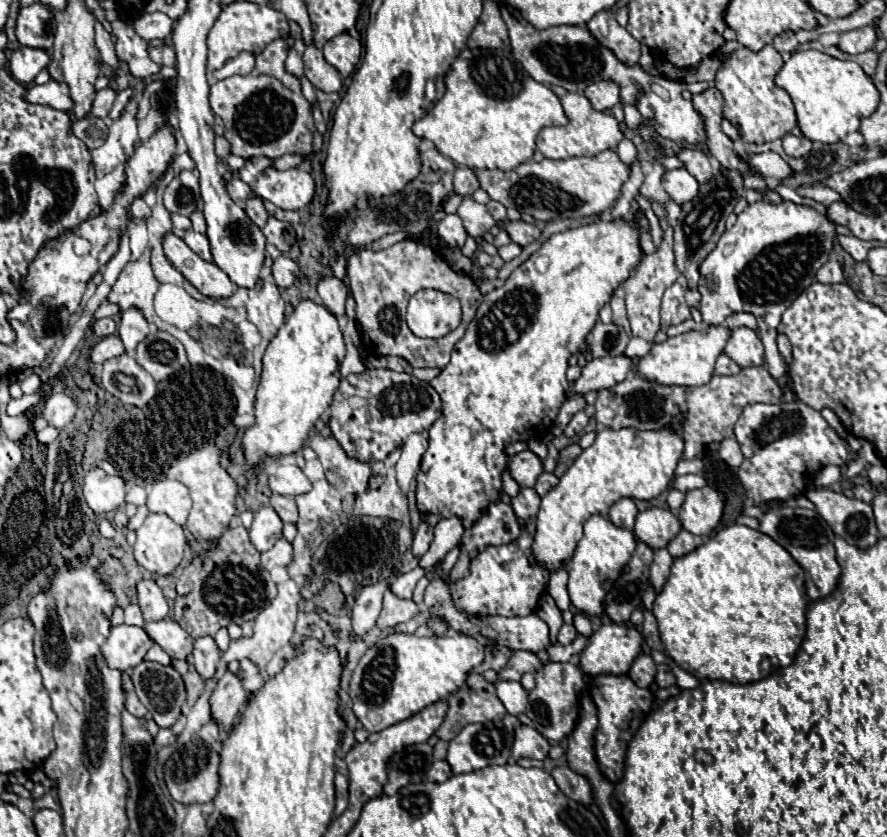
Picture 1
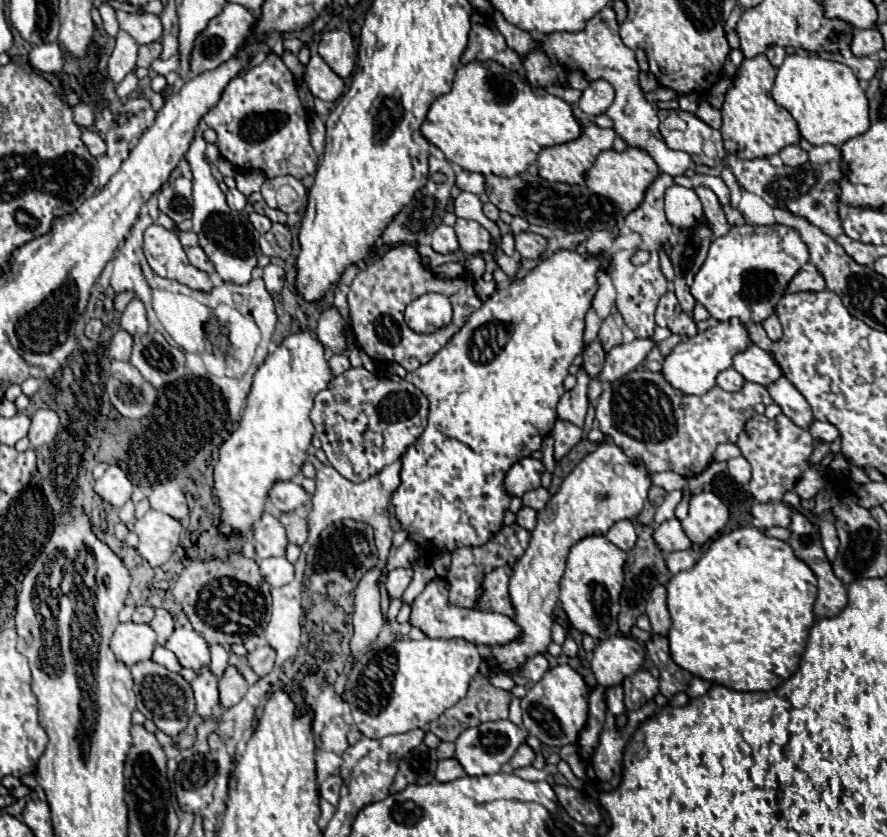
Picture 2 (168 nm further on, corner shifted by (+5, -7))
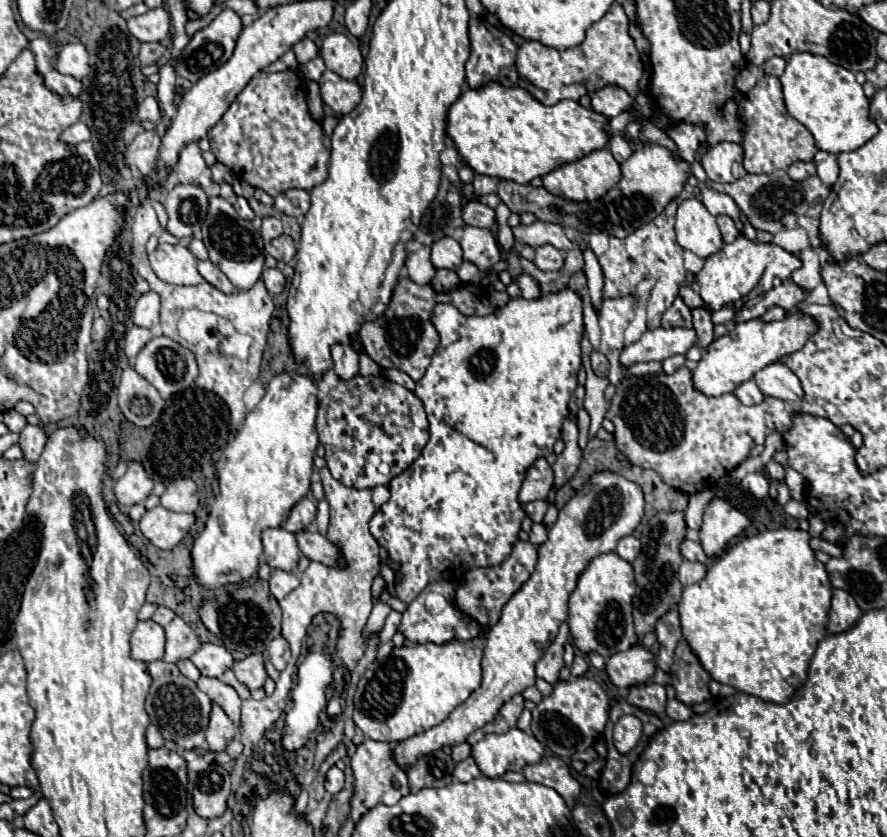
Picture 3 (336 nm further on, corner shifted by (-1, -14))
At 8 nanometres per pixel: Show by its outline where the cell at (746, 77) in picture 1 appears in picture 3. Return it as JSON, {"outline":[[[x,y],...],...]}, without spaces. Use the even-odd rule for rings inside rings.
{"outline":[[[763,75],[755,83],[755,87],[741,101],[741,115],[745,117],[745,137],[741,145],[745,151],[743,165],[747,173],[773,173],[777,169],[787,171],[795,161],[813,161],[819,151],[813,135],[787,113],[777,77]]]}

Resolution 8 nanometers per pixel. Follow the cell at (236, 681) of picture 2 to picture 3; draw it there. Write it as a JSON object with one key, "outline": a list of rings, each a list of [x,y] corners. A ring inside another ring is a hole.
{"outline":[[[253,653],[249,657],[245,657],[243,661],[237,661],[233,667],[237,679],[241,683],[245,683],[251,691],[261,689],[265,679],[267,679],[267,671],[265,671],[265,657],[263,653]]]}

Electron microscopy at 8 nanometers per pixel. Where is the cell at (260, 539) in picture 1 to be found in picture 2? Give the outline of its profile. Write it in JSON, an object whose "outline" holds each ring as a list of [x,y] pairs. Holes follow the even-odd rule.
{"outline":[[[265,512],[255,522],[253,538],[255,538],[255,552],[259,558],[285,556],[287,536],[285,536],[285,528],[281,526],[281,522],[275,516]]]}

